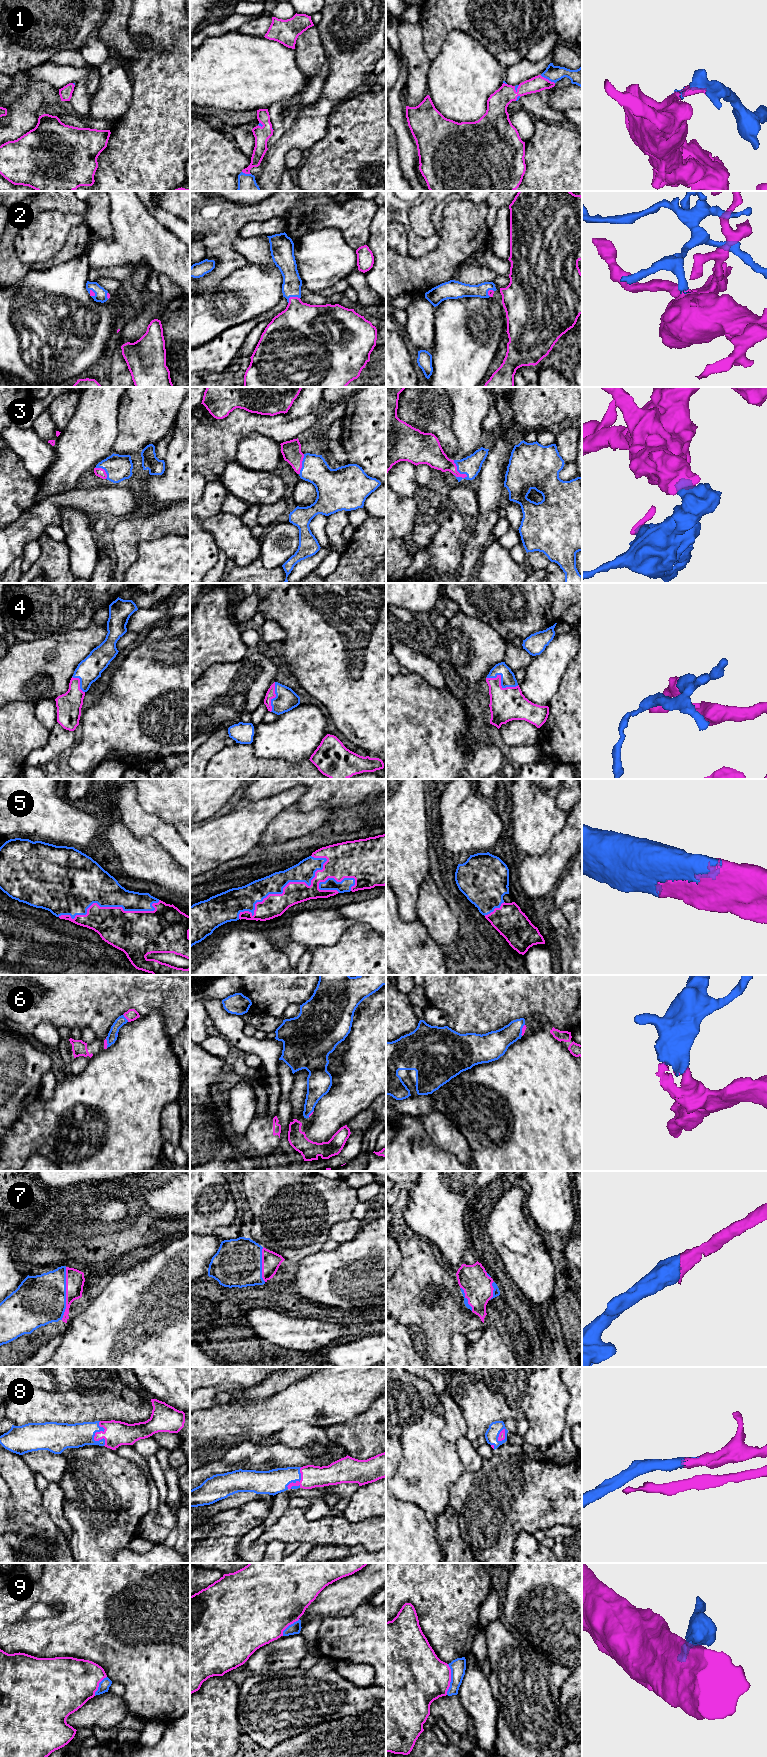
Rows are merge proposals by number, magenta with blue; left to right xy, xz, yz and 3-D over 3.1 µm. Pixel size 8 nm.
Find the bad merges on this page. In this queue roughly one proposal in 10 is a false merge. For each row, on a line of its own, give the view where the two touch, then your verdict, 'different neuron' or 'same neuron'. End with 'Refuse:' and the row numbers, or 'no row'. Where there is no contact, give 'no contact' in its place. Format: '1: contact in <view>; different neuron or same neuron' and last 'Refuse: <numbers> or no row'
1: contact in yz; same neuron
2: contact in xz; same neuron
3: contact in yz; same neuron
4: contact in yz; same neuron
5: contact in xz; same neuron
6: contact in xy; same neuron
7: contact in xy; same neuron
8: contact in xy; same neuron
9: contact in yz; same neuron
Refuse: no row

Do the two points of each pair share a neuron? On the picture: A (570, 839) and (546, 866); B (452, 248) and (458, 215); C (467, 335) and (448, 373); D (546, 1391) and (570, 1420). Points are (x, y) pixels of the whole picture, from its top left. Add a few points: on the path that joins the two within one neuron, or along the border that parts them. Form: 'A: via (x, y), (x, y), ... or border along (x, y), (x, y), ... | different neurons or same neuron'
A: via (565, 846), (553, 859) | same neuron
B: via (458, 240), (458, 223) | same neuron
C: via (465, 344), (461, 359), (457, 364) | same neuron
D: border along (568, 1391), (569, 1404), (565, 1414), (565, 1426) | different neurons

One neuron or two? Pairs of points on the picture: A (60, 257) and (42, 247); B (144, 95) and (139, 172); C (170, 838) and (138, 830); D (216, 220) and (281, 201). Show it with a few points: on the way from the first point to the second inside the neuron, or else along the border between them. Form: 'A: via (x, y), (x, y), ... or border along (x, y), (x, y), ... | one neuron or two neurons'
A: border along (68, 234), (64, 245), (50, 259) | two neurons
B: via (144, 114), (144, 153) | one neuron
C: via (162, 832), (146, 830) | one neuron
D: via (232, 217), (265, 210) | one neuron

